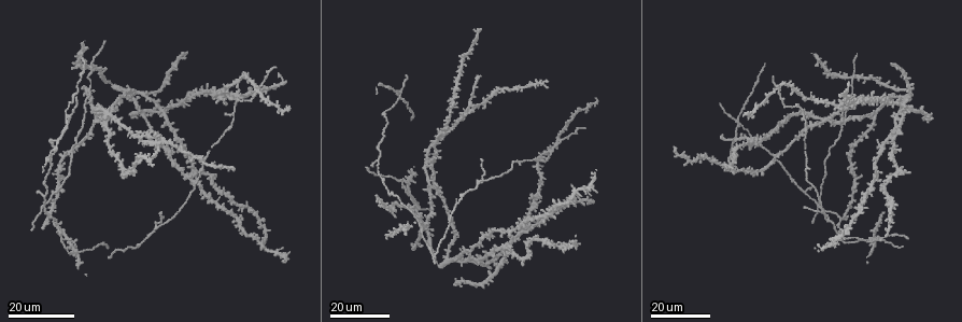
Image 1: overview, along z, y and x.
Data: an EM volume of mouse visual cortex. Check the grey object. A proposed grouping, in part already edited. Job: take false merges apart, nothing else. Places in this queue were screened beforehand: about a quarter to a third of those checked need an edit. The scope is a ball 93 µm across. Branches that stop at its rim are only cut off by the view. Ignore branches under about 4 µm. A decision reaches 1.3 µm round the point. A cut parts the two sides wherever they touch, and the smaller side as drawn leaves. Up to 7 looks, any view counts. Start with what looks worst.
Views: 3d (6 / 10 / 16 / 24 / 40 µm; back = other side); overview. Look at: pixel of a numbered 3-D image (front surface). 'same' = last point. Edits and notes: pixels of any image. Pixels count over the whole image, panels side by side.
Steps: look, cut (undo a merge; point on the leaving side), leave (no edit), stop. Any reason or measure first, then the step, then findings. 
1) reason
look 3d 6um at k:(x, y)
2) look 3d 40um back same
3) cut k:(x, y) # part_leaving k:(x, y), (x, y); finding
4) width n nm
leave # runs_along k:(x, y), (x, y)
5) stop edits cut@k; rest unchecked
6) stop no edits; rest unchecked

three arms meet
look 3d 16um at 1:(70, 114)

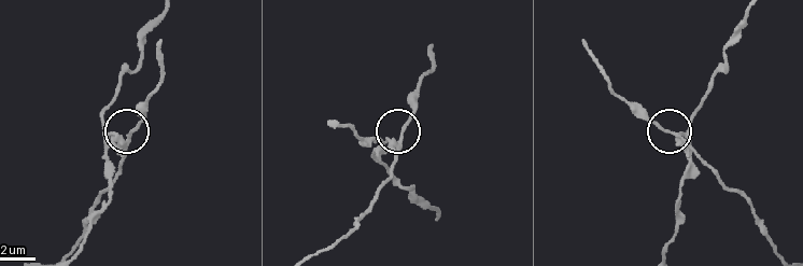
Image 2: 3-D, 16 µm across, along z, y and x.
look 3d 6um at 2:(679, 138)

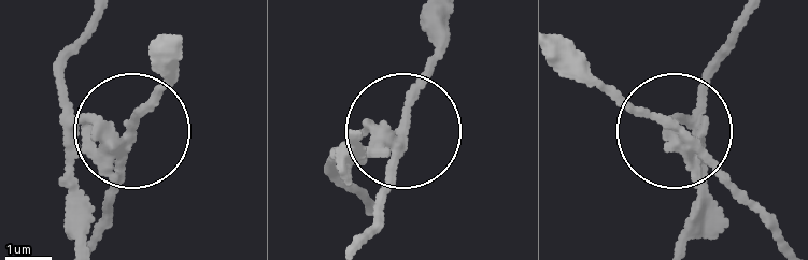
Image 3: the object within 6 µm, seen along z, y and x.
side_arm 9 um
cut 3:(76, 191) # part_leaving 3:(116, 142), (62, 84), (94, 15); a second neuron is stuck on

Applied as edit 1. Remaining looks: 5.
four or more arms meet
look 3d 24um at 1:(856, 77)

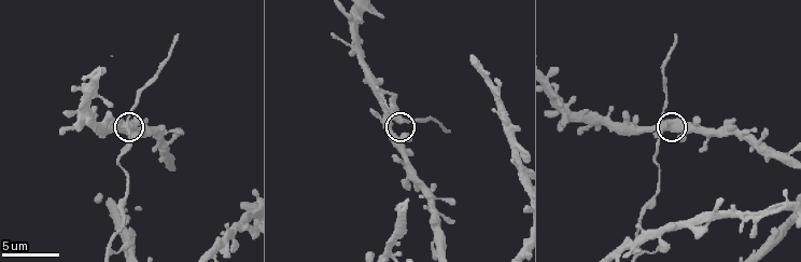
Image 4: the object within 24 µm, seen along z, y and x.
look 3d 6um at 4:(392, 121)

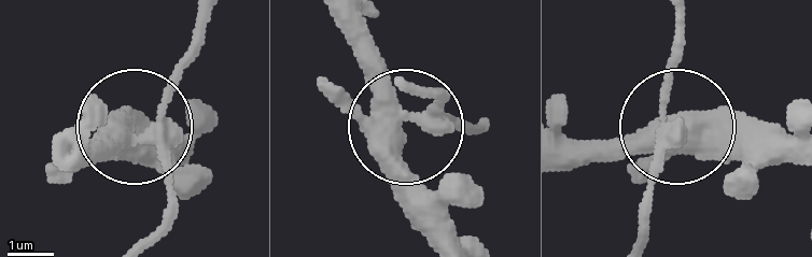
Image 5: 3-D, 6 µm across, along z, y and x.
look 3d 6um back at 5:(401, 130)

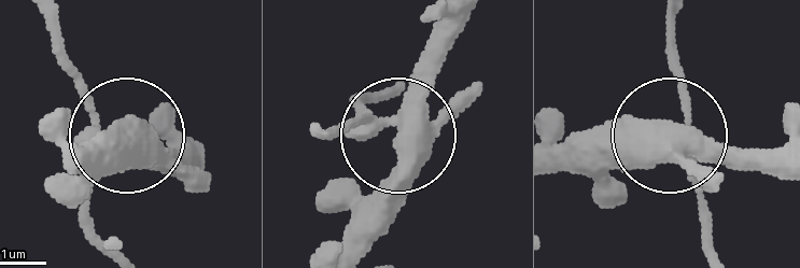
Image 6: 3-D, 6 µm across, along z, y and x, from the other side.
width 500 nm
leave # one neuron here

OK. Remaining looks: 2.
arms part here
look 3d 24um at 1:(877, 116)

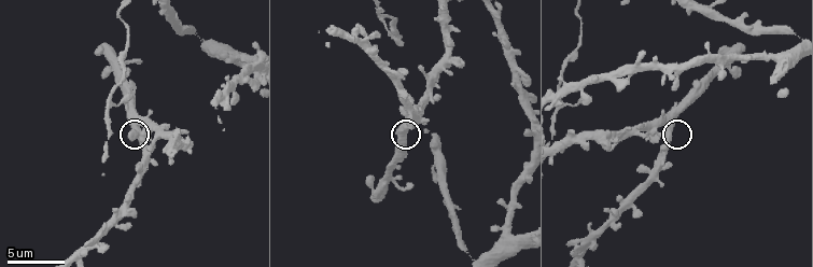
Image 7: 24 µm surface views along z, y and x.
closer look
look 3d 6um at 7:(670, 131)

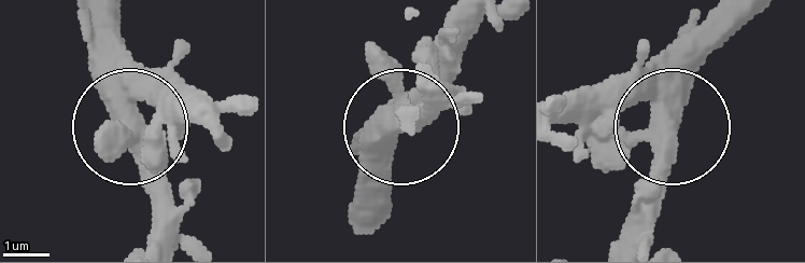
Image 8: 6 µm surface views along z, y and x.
width 400 nm
leave # runs_along 8:(208, 127), (135, 132), (115, 19); continuous, no second neuron

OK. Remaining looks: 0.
stop edits cut@3; rest unchecked

